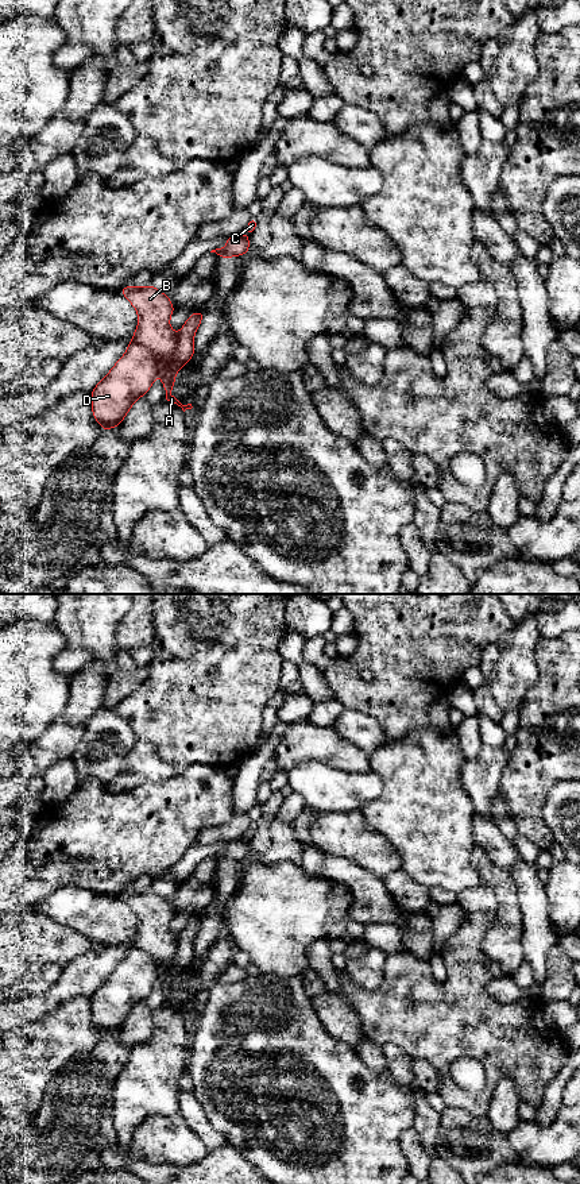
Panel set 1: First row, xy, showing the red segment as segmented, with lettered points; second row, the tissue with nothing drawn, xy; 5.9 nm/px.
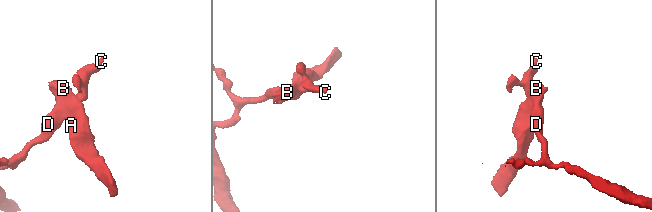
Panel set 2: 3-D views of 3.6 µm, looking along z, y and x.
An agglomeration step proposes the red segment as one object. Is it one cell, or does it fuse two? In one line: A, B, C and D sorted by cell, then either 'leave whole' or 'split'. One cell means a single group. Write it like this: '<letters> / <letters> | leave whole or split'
A B / C D | split

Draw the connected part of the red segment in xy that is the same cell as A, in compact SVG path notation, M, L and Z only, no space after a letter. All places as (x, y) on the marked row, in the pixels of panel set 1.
M127 285L120 290L120 293L138 312L138 327L131 340L156 355L159 377L162 378L163 389L166 392L166 400L181 406L183 412L192 409L192 404L182 405L170 394L175 385L174 378L178 373L178 370L171 365L178 335L170 327L170 317L175 308L169 296L152 285Z

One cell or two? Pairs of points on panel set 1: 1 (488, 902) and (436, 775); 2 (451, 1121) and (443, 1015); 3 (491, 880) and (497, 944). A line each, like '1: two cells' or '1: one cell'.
1: two cells
2: two cells
3: one cell

